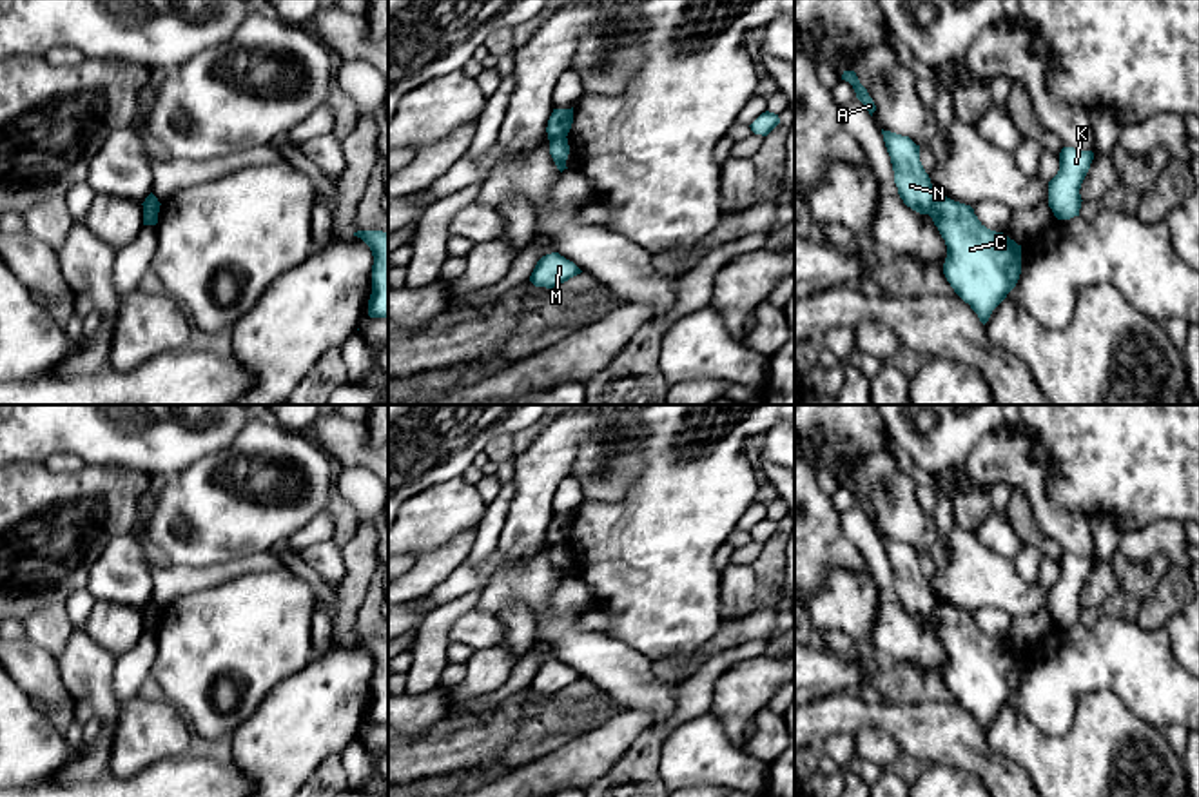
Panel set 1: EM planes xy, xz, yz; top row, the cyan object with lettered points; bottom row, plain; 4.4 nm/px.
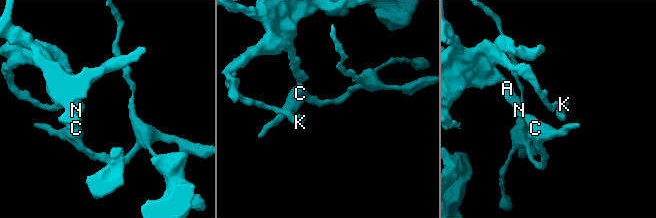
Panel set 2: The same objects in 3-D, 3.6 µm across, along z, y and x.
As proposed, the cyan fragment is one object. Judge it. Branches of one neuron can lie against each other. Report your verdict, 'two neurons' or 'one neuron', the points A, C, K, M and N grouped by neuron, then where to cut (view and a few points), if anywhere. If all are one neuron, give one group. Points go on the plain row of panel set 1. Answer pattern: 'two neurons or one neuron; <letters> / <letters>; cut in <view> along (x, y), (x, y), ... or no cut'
two neurons; A K M N / C; cut in yz along (938, 603), (929, 621)

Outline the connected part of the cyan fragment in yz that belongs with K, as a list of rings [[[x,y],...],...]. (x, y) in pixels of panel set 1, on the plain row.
[[[1063,554],[1059,559],[1059,577],[1048,588],[1048,614],[1058,626],[1070,626],[1079,623],[1081,615],[1081,590],[1094,566],[1092,557]]]

